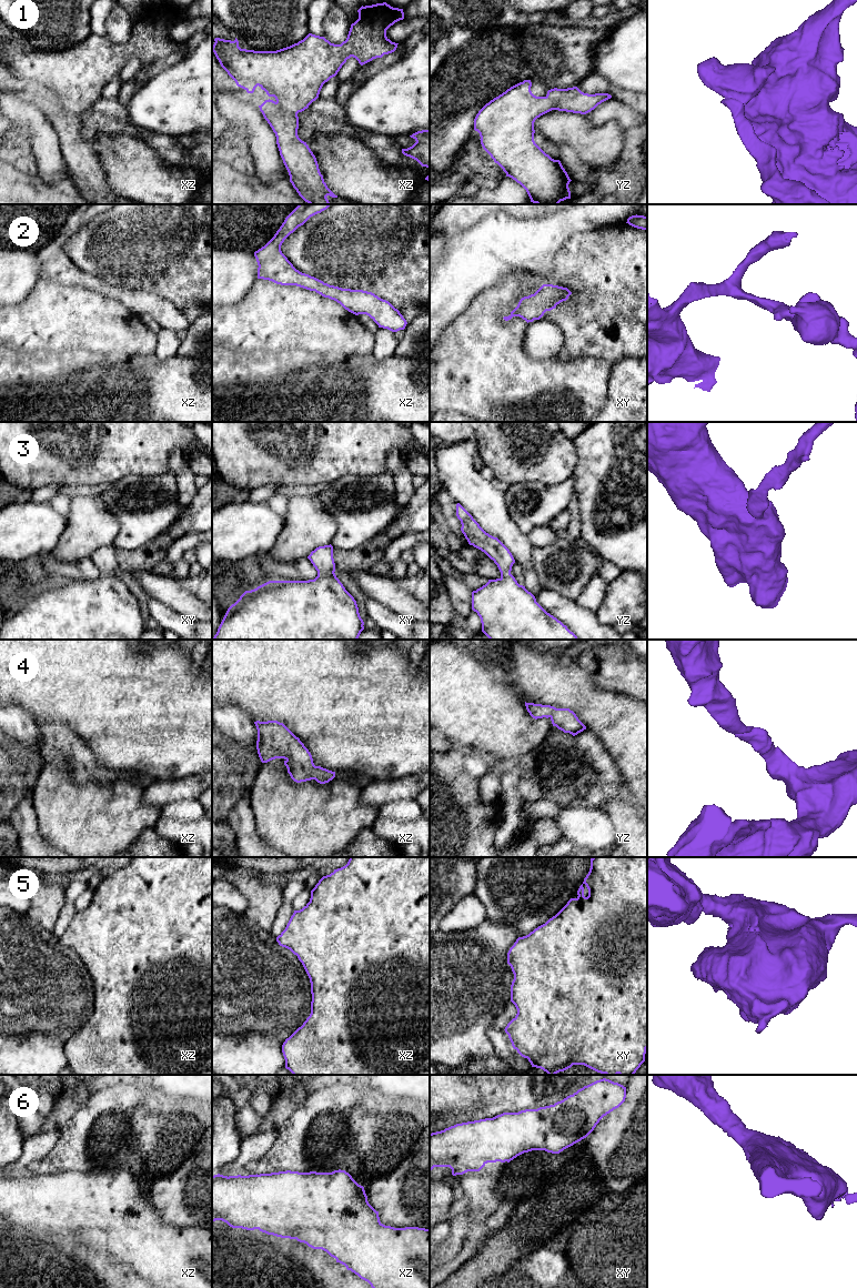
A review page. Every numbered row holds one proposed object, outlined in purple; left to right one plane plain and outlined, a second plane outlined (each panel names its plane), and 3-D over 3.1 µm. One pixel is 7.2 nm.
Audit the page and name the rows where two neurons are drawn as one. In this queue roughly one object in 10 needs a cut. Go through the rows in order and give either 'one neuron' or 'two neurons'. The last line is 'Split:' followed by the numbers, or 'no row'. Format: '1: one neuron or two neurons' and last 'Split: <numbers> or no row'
1: one neuron
2: one neuron
3: one neuron
4: one neuron
5: one neuron
6: one neuron
Split: no row

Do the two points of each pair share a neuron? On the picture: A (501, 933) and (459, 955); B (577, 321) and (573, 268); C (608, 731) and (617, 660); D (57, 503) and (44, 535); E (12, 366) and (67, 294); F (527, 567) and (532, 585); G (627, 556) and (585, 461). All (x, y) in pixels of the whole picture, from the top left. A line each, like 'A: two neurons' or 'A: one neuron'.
A: one neuron
B: one neuron
C: two neurons
D: two neurons
E: two neurons
F: one neuron
G: one neuron

